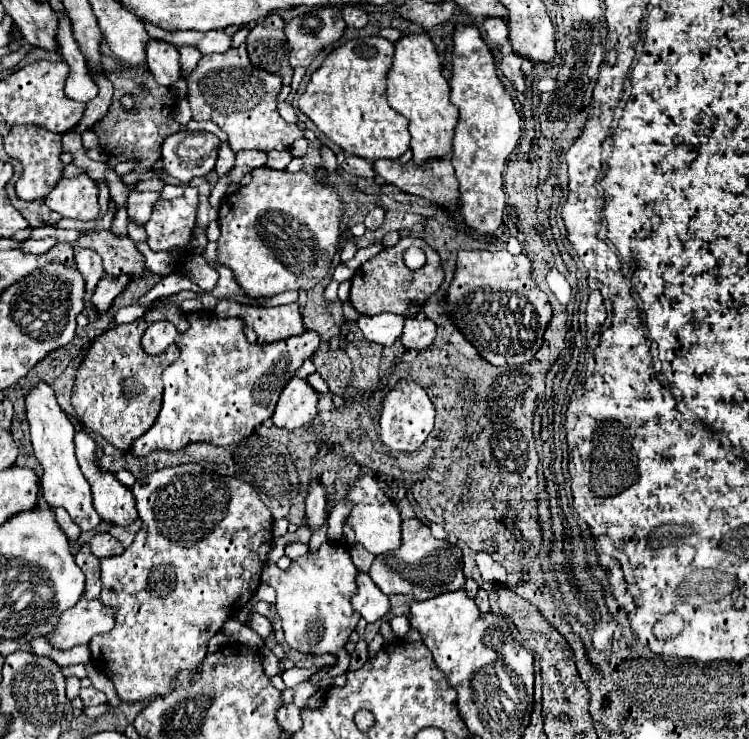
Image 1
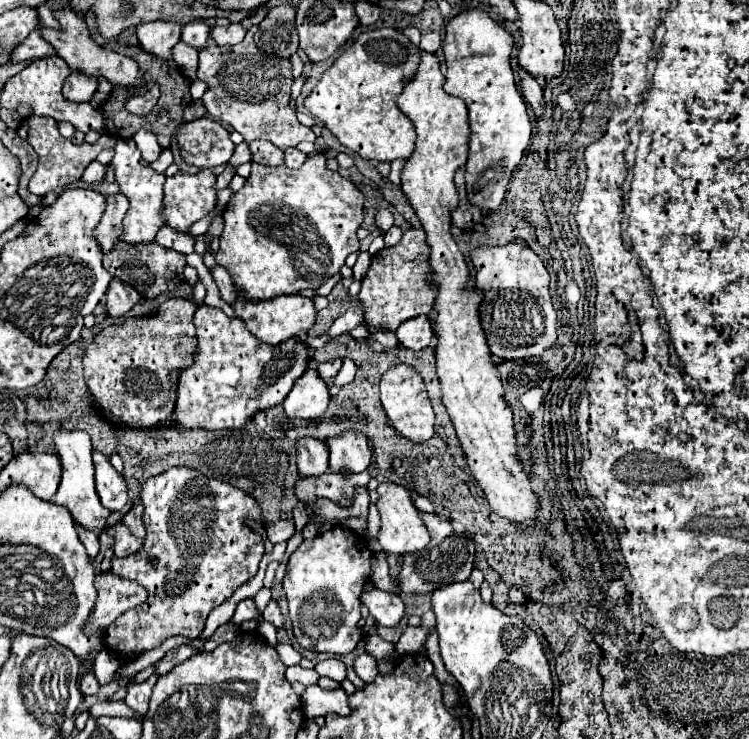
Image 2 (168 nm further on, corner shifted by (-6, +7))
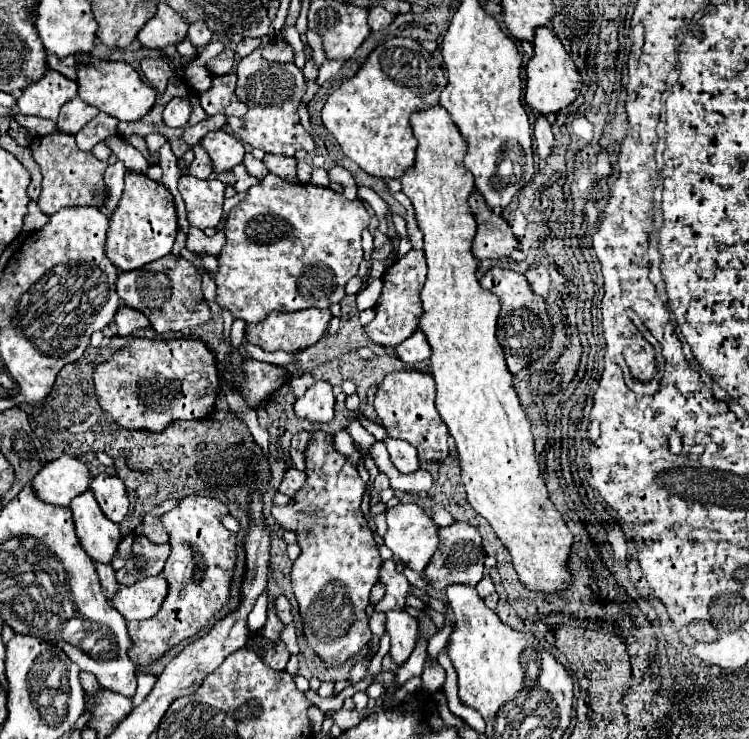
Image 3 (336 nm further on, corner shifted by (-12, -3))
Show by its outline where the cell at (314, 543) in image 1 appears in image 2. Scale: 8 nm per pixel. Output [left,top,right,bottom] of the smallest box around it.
[326,434,372,474]

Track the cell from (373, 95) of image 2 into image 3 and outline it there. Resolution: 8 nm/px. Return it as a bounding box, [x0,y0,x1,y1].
[322,38,448,178]

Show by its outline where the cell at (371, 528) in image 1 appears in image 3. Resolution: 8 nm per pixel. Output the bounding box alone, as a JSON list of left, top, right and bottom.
[384,504,438,572]

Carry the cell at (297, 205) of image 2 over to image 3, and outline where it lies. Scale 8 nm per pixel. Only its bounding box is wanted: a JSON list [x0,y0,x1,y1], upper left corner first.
[214,174,370,324]

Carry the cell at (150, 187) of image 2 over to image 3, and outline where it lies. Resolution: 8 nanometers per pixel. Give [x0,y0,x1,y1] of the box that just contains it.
[104,172,178,272]

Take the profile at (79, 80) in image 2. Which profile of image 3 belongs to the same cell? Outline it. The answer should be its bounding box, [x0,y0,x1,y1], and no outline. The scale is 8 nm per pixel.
[56,96,98,134]

